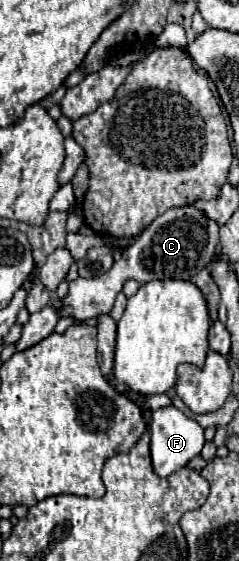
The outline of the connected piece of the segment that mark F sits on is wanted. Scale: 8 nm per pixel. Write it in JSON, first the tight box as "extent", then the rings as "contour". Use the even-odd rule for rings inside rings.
{"extent":[150,406,204,476],"contour":[[[174,406],[158,408],[152,412],[152,422],[150,422],[150,458],[152,458],[152,468],[158,476],[170,476],[172,472],[184,468],[194,456],[200,454],[204,446],[204,430],[200,428],[198,422],[190,420],[184,416]]]}

